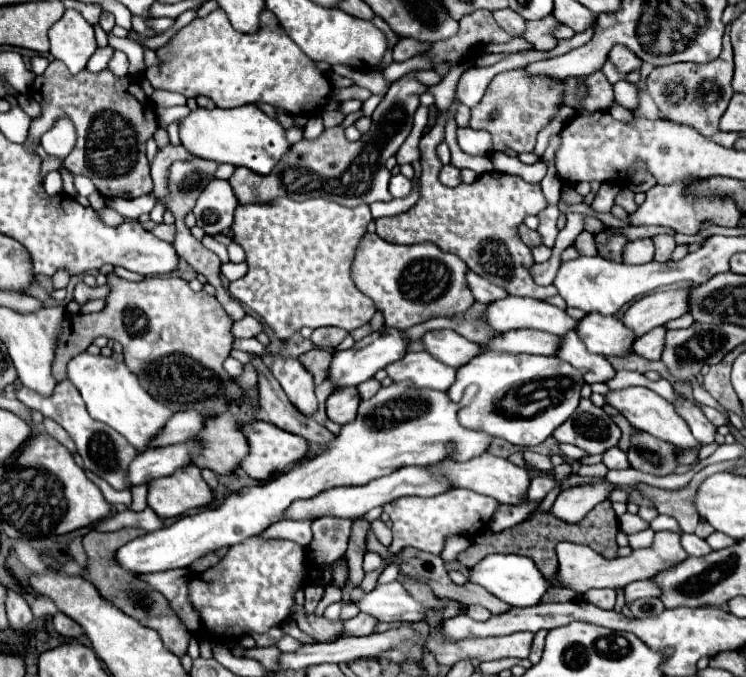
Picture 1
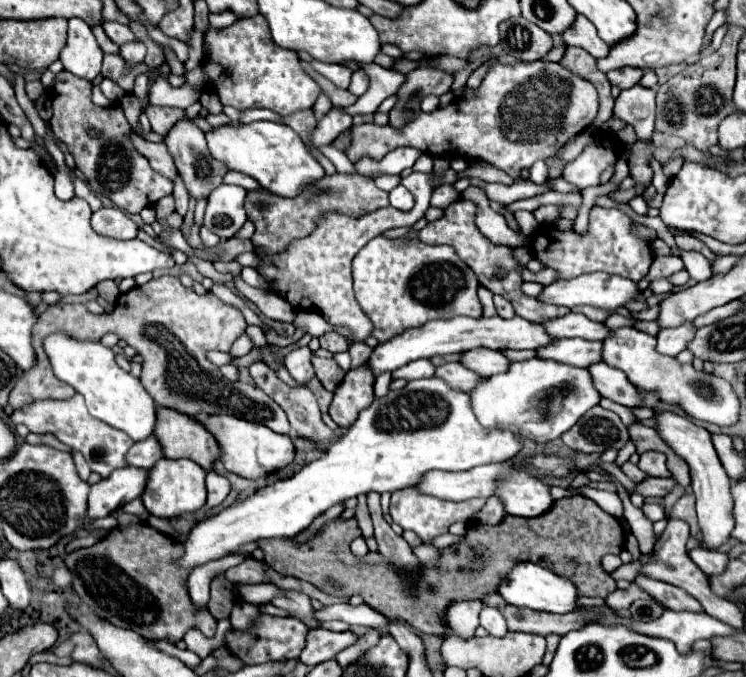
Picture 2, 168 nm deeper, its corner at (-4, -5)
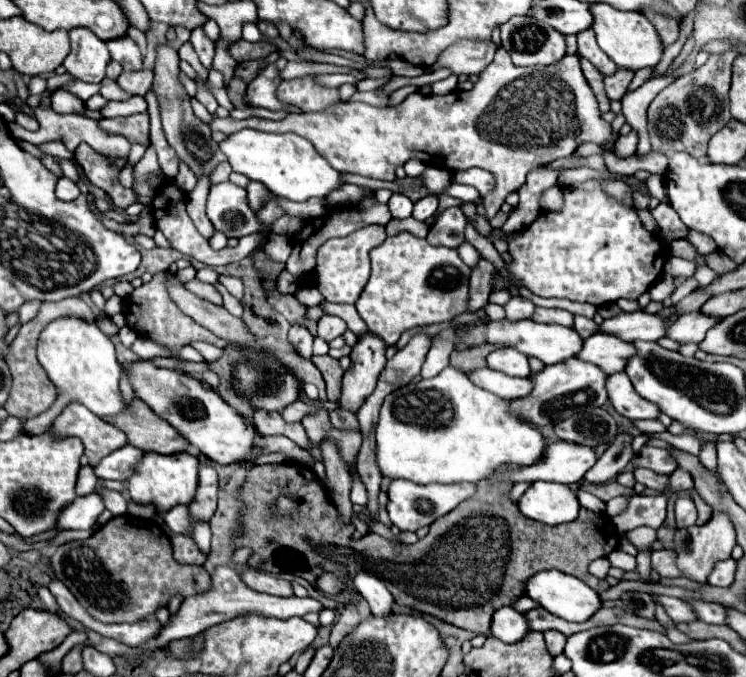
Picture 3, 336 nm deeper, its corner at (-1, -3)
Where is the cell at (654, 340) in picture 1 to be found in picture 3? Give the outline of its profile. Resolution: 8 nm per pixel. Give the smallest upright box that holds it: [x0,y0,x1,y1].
[667,310,719,344]

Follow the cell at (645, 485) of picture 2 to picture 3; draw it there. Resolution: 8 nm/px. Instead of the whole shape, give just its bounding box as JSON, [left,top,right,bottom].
[669,470,693,492]

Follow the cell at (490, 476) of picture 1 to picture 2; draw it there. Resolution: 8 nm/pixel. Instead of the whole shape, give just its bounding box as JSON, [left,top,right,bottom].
[494,470,554,518]

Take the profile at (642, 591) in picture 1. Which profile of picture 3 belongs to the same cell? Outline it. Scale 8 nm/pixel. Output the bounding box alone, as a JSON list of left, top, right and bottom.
[689,602,727,624]

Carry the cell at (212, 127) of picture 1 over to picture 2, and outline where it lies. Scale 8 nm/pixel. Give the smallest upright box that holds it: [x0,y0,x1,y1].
[206,120,324,196]

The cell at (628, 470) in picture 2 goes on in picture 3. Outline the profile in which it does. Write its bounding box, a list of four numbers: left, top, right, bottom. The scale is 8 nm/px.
[633,470,669,492]

